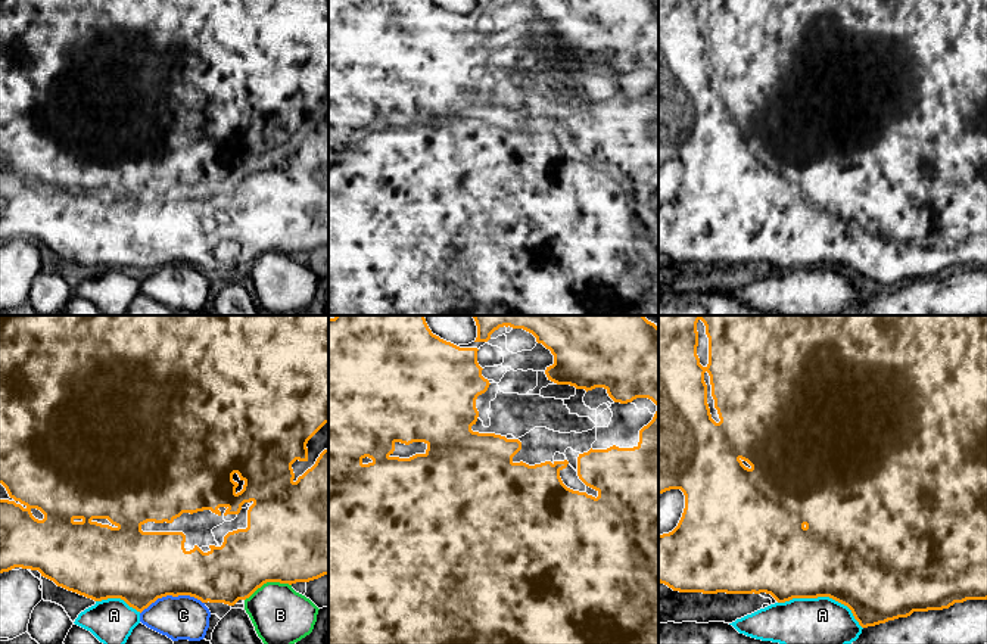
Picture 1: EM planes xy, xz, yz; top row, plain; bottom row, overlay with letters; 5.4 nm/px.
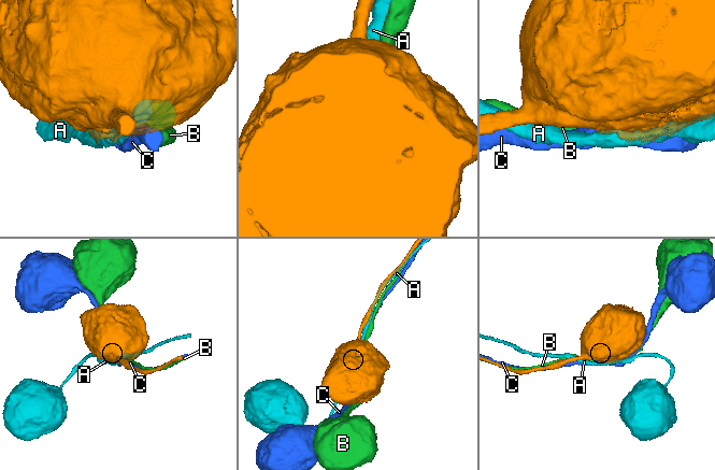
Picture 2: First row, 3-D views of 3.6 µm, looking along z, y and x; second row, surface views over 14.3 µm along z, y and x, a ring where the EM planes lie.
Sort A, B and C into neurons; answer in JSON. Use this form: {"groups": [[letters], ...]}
{"groups": [["A"], ["B"], ["C"]]}

